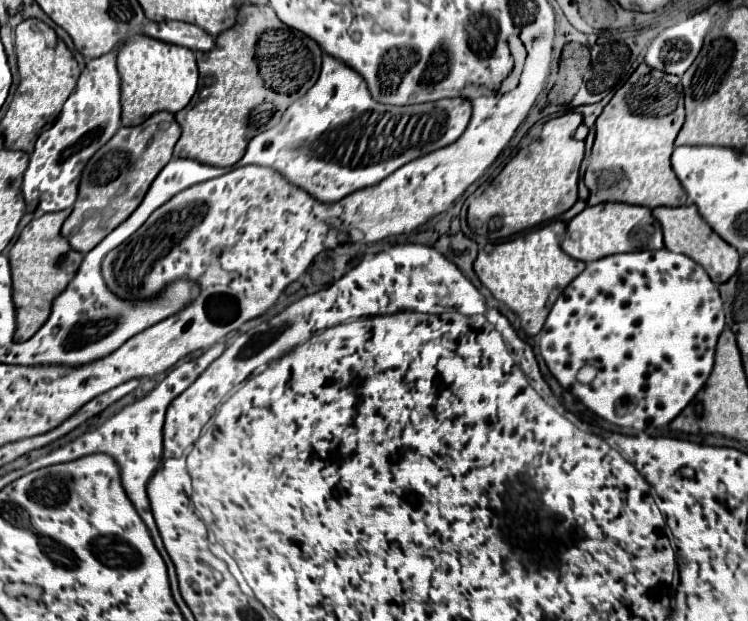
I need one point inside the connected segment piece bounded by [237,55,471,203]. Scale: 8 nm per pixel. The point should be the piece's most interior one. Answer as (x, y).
(335, 140)

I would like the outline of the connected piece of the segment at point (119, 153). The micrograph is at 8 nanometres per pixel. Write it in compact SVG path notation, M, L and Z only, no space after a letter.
M159 111L137 127L121 127L115 137L111 137L111 141L107 141L91 161L87 161L85 171L81 173L79 197L73 213L61 229L61 235L75 251L89 253L139 207L157 173L169 163L179 135L181 127L173 113Z

